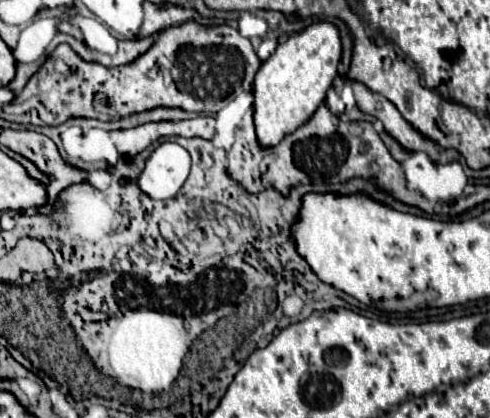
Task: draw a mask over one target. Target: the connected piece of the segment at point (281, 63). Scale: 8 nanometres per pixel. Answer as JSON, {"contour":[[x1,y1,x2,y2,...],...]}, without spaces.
{"contour":[[315,23,277,45,275,53,259,67,253,81,253,121,257,143,263,149,275,147,285,135,297,131,311,119,337,75,339,59,341,41,337,27,331,23]]}

